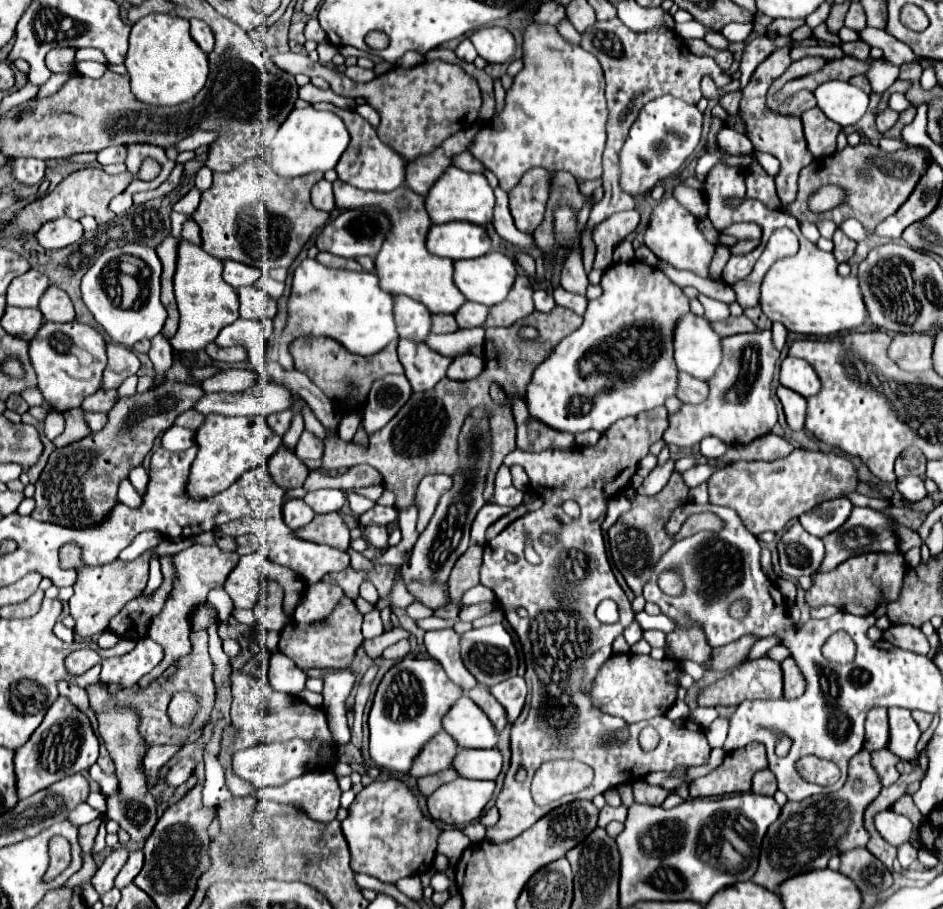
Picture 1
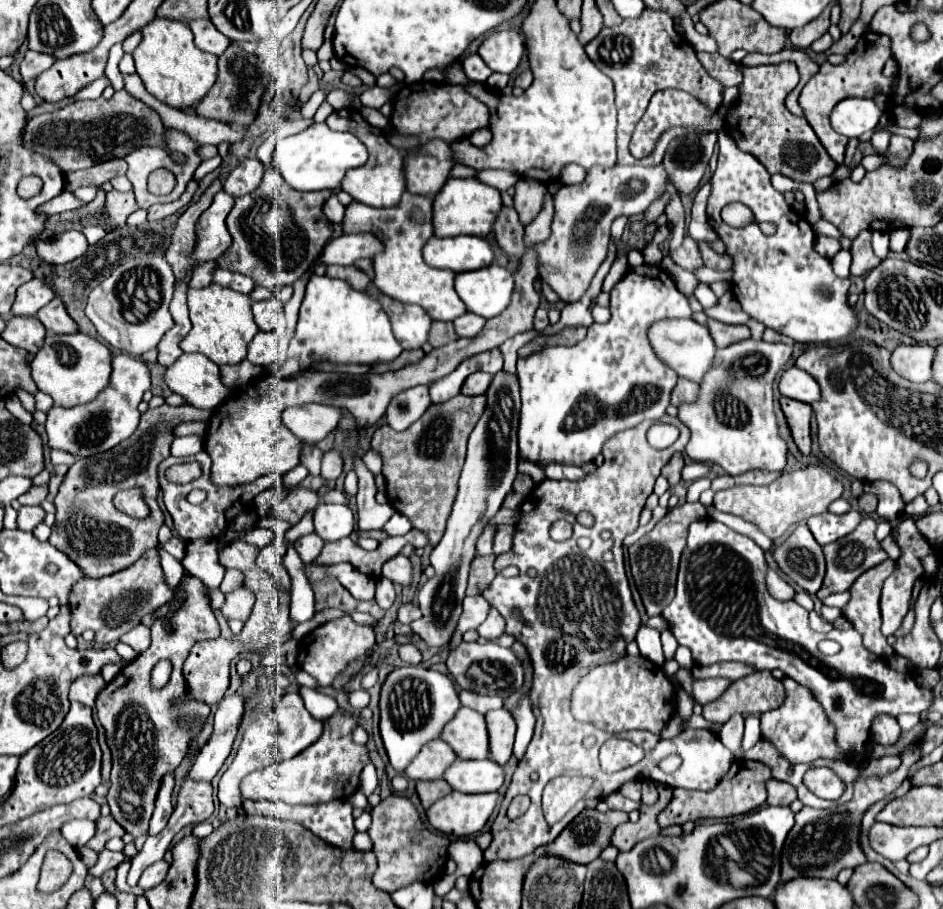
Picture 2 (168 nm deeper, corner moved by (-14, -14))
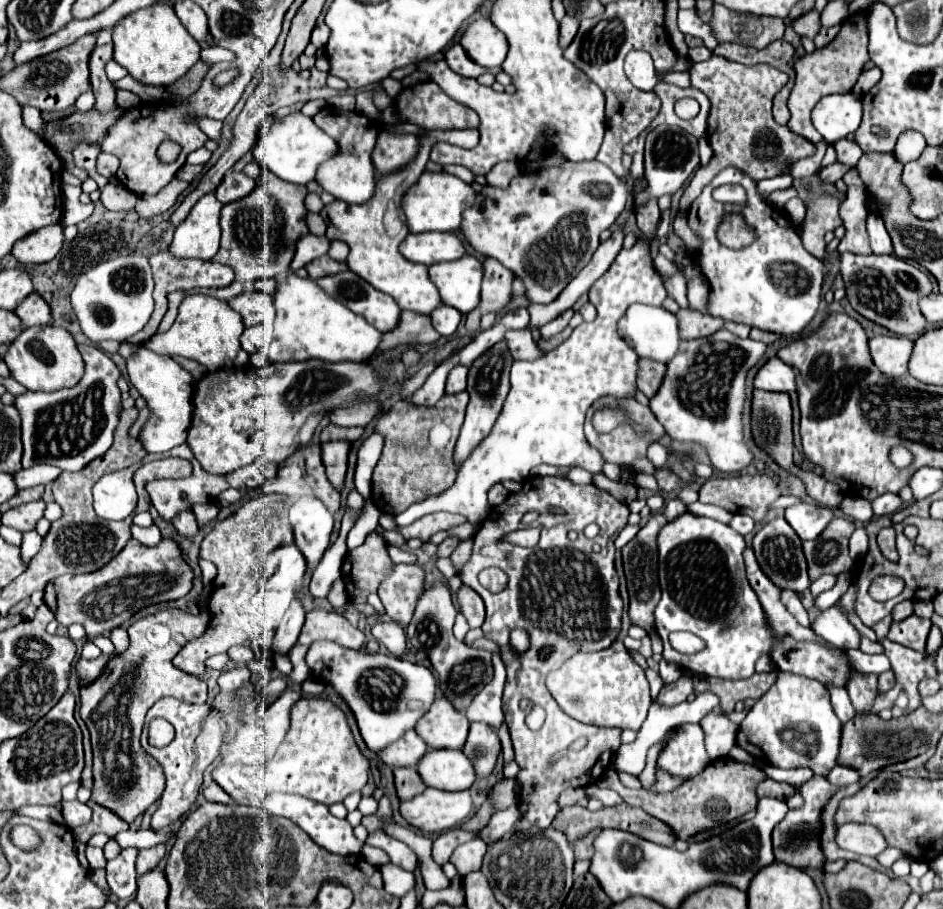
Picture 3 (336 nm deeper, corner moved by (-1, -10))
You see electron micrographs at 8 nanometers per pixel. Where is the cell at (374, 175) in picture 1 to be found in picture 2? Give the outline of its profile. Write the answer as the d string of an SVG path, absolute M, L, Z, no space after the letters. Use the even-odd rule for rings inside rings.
M342 108L342 110L332 112L328 116L326 124L332 130L348 130L348 132L352 132L368 148L368 152L370 152L370 158L368 158L368 162L364 166L348 170L348 174L342 180L342 190L348 192L354 200L358 200L362 204L368 204L368 206L374 206L374 208L382 208L382 206L384 208L390 208L390 206L396 206L396 202L400 202L402 194L406 192L404 158L402 158L402 152L388 142L384 130L370 126L360 116L360 112L352 110L352 108Z

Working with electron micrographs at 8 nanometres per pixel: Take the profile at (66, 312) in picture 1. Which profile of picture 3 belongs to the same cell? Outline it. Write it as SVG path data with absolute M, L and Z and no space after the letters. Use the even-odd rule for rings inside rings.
M31 292L17 308L15 308L15 314L19 316L23 328L29 328L29 326L45 326L45 324L51 324L51 312L49 312L49 306L43 298L39 298L37 292Z

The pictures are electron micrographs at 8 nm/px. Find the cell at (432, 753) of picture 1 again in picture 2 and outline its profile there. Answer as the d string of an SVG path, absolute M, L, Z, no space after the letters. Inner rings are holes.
M442 740L428 742L428 746L420 750L420 754L414 758L408 770L404 770L404 774L420 782L438 780L438 778L444 778L444 772L452 766L456 758L458 758L456 752L452 752L452 748L446 742Z

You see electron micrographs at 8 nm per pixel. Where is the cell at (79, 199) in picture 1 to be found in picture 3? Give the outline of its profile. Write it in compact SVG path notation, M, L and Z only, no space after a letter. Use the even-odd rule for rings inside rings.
M109 180L109 184L101 188L101 202L107 210L129 212L131 208L135 208L135 200L137 196L131 194L131 190L127 190L125 186L119 186L119 180Z

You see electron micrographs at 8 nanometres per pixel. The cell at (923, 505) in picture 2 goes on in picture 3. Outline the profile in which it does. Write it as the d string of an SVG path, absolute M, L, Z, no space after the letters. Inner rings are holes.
M883 494L883 496L879 496L871 502L871 508L873 508L875 516L891 516L901 506L903 506L903 502L897 494Z

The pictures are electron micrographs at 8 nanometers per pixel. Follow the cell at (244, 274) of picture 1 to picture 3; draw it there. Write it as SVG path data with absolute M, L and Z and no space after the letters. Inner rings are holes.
M167 250L165 252L157 252L157 254L151 256L151 270L153 270L153 280L155 280L155 290L153 290L155 310L153 310L147 326L139 334L127 338L127 342L131 342L131 344L143 344L145 340L149 340L157 332L157 326L159 326L161 318L167 312L167 294L169 292L189 290L189 288L225 288L225 286L229 286L235 280L235 274L233 274L233 270L229 266L217 264L213 260L201 260L201 258L175 258Z

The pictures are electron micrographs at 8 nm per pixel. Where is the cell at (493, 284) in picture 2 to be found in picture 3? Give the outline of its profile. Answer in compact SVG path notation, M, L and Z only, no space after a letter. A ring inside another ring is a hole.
M463 256L453 262L433 264L429 278L441 294L441 302L457 308L461 314L469 314L479 304L483 266L473 256Z

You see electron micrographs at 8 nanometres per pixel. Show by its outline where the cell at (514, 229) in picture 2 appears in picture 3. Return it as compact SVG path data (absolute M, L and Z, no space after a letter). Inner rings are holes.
M597 160L591 162L563 162L561 166L541 168L535 174L523 174L509 182L507 188L483 186L475 196L469 210L463 212L461 234L465 240L483 256L497 258L505 268L509 268L523 284L525 296L533 304L553 302L561 290L585 268L599 246L599 234L615 224L615 220L625 210L627 188L621 180L611 174L607 166Z

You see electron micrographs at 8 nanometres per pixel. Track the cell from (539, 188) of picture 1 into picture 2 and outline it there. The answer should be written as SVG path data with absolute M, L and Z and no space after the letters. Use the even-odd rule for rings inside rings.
M520 178L516 182L516 194L514 194L514 206L520 216L520 222L528 226L542 210L546 196L546 186L542 182Z

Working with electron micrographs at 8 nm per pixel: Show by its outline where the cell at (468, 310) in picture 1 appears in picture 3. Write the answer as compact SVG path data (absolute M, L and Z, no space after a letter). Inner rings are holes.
M441 304L439 308L435 308L435 312L431 312L433 328L441 336L451 336L457 330L459 320L461 320L461 312L455 310L455 308L451 308L451 306L445 306L445 304Z

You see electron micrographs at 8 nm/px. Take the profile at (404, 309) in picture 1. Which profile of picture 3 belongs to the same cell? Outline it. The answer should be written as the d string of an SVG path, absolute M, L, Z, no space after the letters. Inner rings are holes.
M345 270L339 274L323 276L315 282L321 286L325 294L345 304L355 314L363 316L379 332L387 332L397 326L399 314L401 314L401 308L397 306L397 302L391 296L375 290L355 272Z

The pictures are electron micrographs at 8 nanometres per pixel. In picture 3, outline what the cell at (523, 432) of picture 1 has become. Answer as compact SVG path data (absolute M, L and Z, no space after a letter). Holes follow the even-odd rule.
M595 474L593 476L595 478L595 486L597 488L603 488L603 490L607 490L609 494L613 494L617 500L621 500L623 504L631 504L635 498L637 498L637 488L635 488L635 484L623 484L623 482L613 482L613 480L609 480L607 476L603 476L603 474Z

